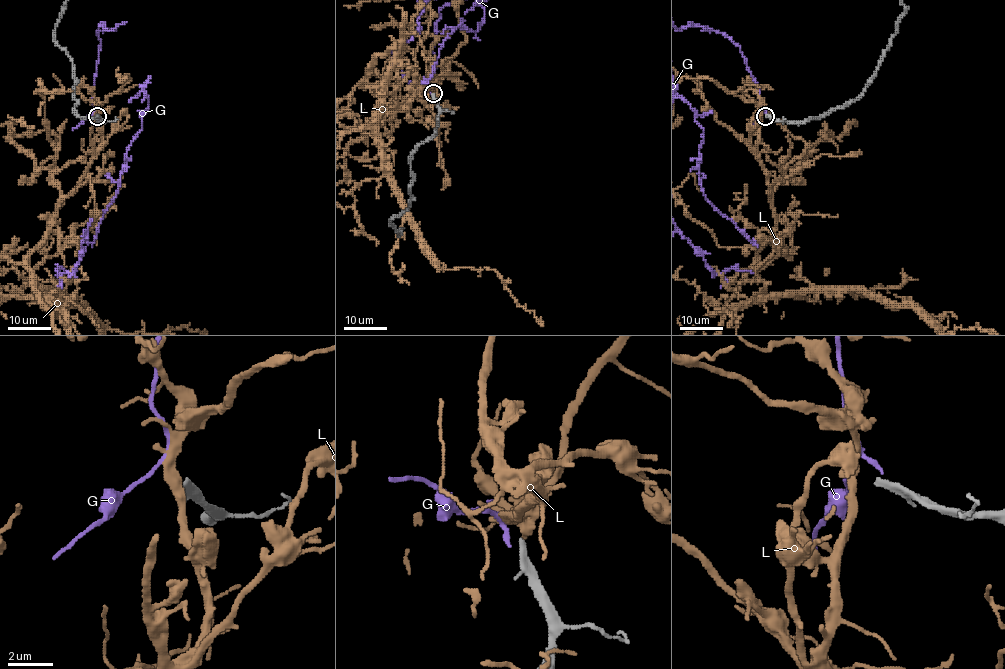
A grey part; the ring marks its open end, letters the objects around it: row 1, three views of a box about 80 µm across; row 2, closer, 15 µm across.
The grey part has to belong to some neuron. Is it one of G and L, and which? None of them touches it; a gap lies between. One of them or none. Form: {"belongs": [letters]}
{"belongs": []}

